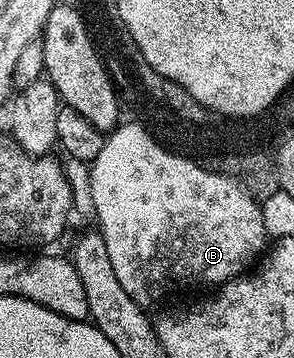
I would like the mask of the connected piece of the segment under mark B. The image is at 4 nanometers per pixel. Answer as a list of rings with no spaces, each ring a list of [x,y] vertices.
[[[123,123],[106,134],[101,147],[101,155],[97,155],[97,159],[90,162],[89,165],[93,203],[95,204],[94,220],[97,222],[99,232],[102,233],[105,239],[105,247],[109,251],[109,260],[113,262],[113,272],[117,275],[121,287],[125,287],[125,291],[129,291],[131,298],[138,305],[144,307],[152,307],[151,305],[157,304],[166,293],[171,293],[174,289],[187,289],[190,285],[211,285],[210,287],[224,285],[231,278],[238,277],[244,271],[250,270],[260,260],[261,254],[269,245],[260,202],[240,182],[223,173],[212,173],[207,169],[203,169],[197,161],[184,157],[171,149],[170,151],[165,146],[158,145],[155,142],[154,135],[149,130],[142,129],[139,125],[126,125],[126,123]]]

